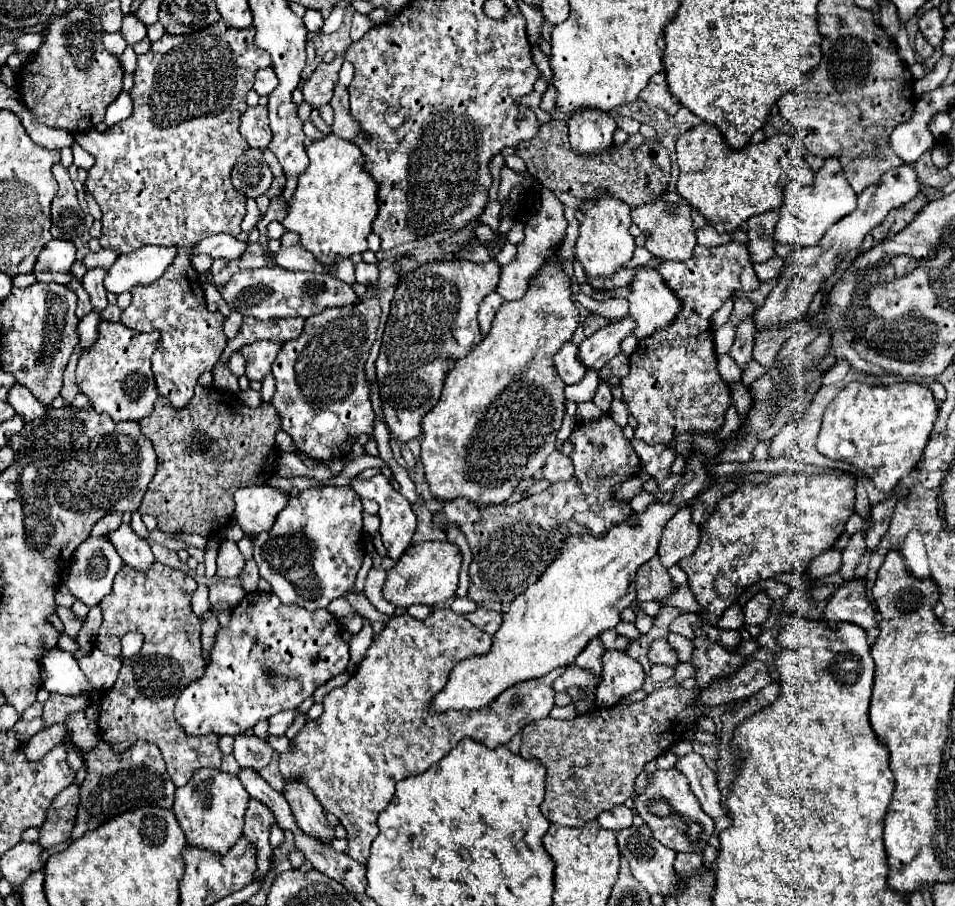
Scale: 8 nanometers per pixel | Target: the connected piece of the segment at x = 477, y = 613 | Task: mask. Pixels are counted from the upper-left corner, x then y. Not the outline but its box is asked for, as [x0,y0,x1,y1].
[466,608,502,634]

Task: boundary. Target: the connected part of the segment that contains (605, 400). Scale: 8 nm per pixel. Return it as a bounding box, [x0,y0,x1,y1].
[592,380,612,410]

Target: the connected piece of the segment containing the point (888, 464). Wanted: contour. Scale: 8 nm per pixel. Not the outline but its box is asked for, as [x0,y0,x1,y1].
[818,382,938,494]

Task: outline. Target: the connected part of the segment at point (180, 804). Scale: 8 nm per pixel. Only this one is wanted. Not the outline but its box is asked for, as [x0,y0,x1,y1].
[172,768,250,854]

